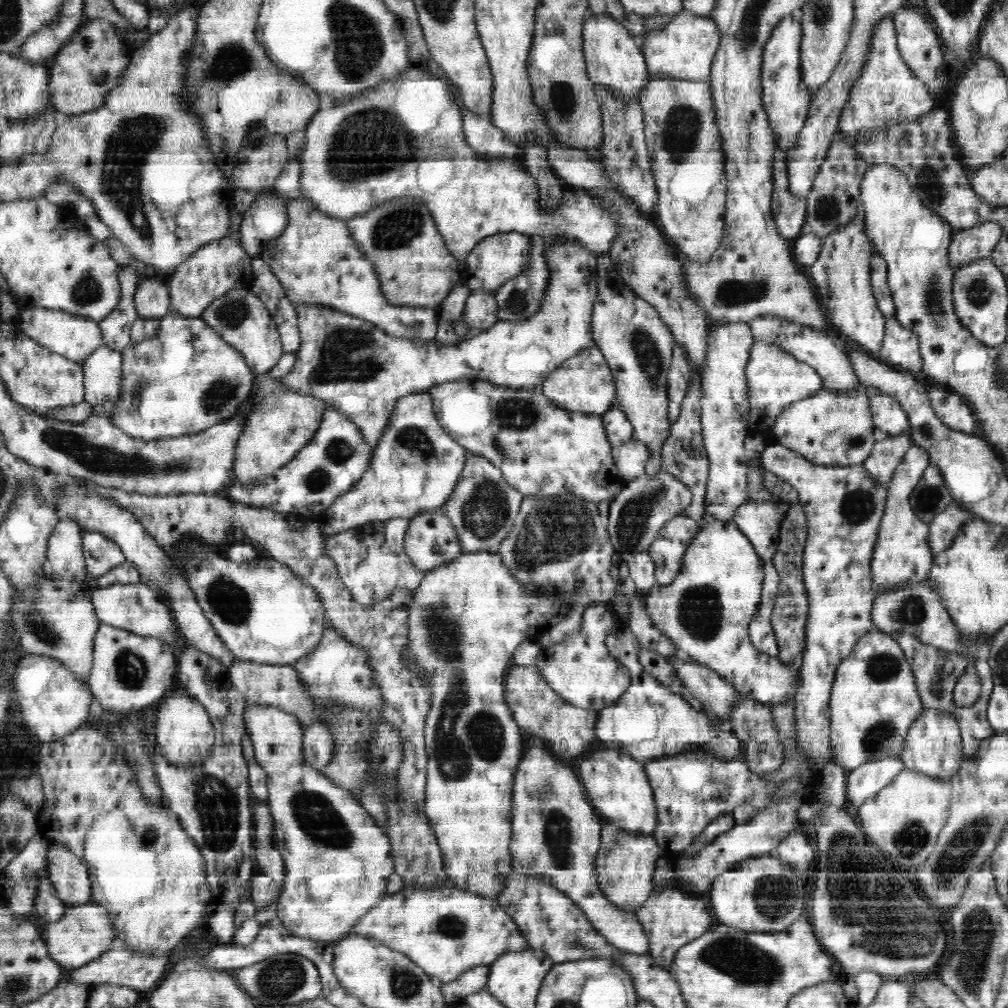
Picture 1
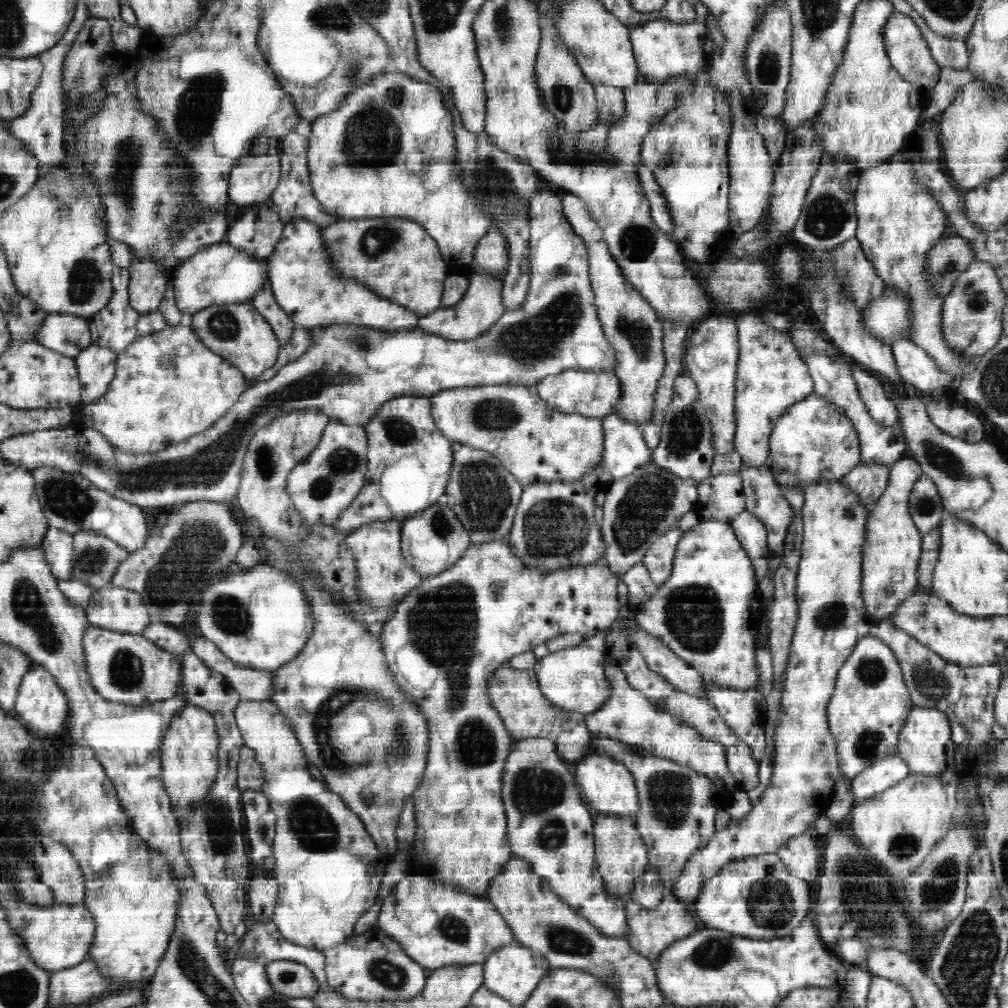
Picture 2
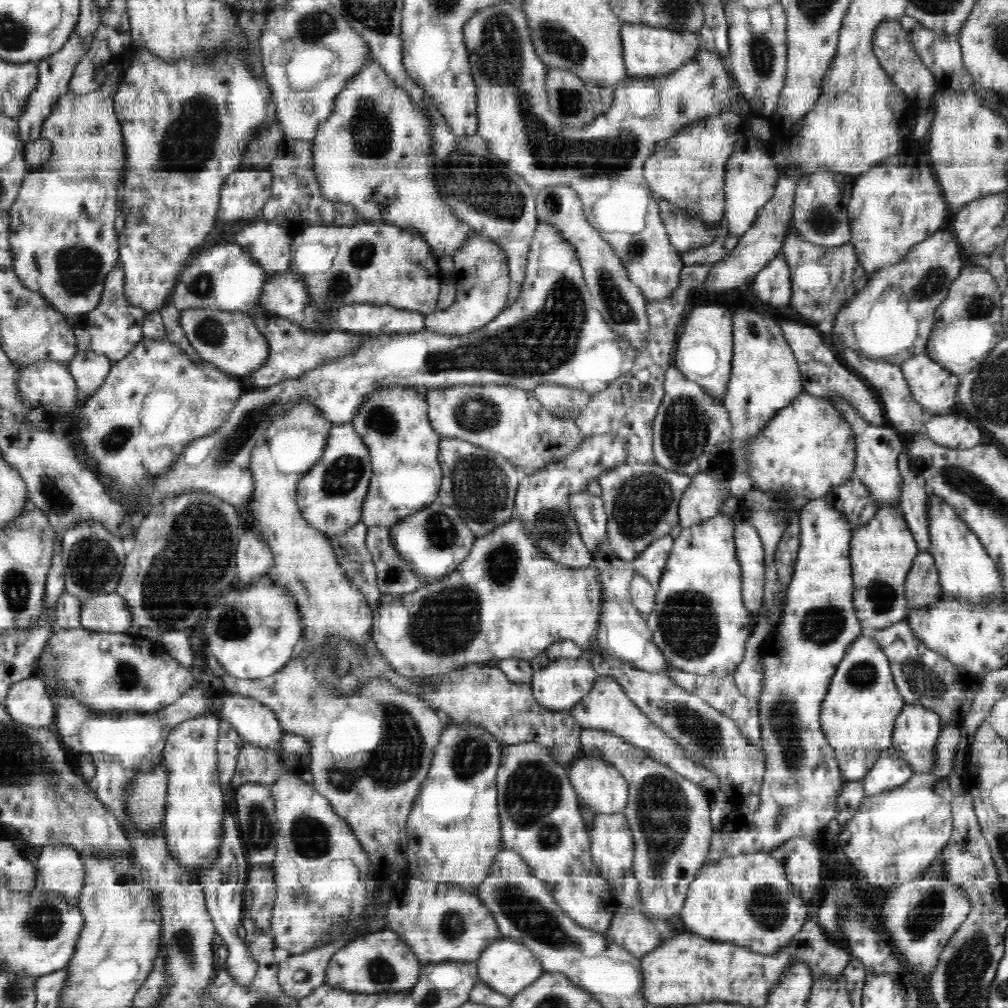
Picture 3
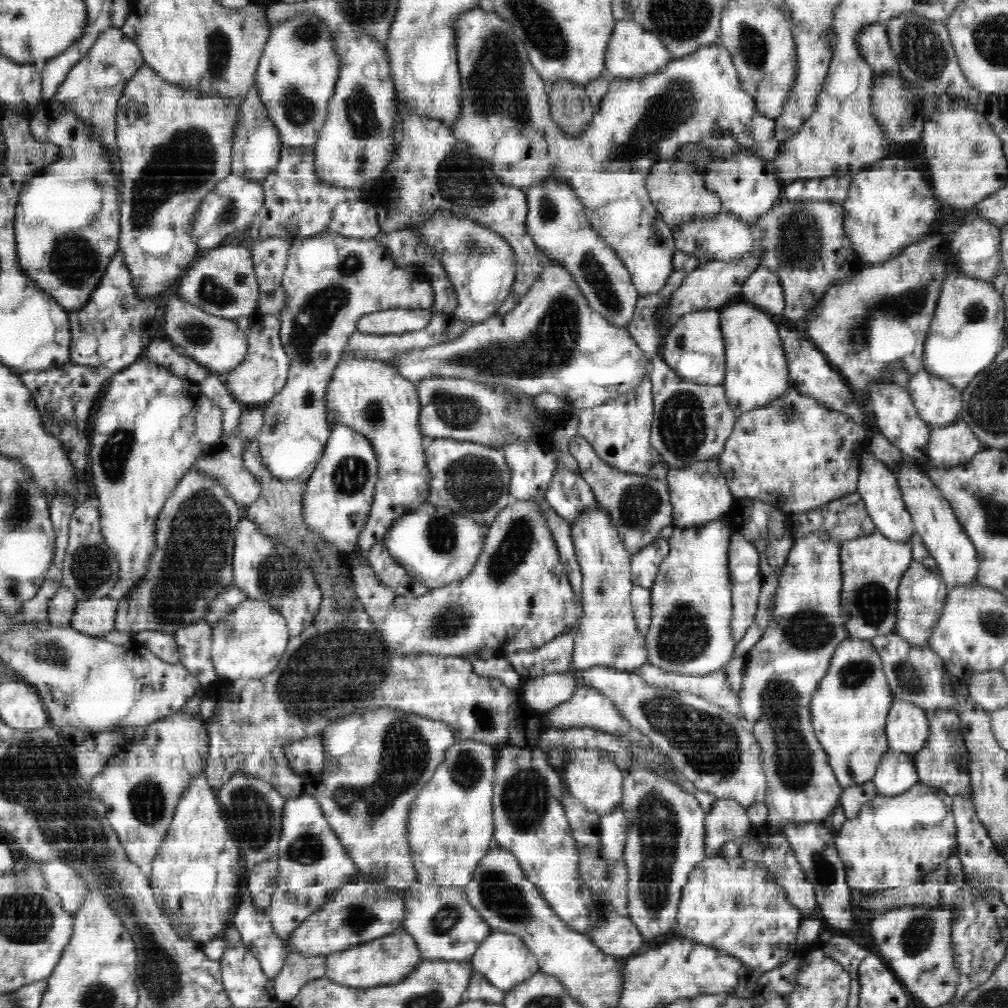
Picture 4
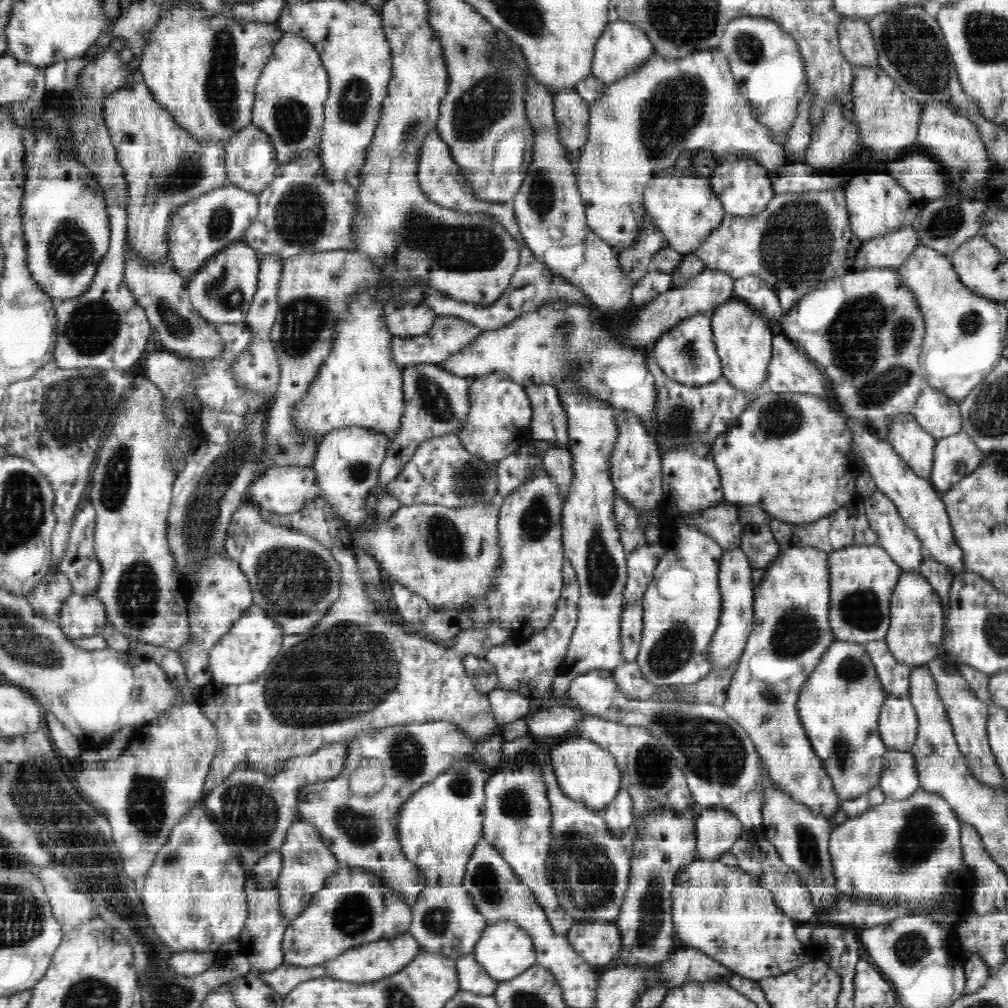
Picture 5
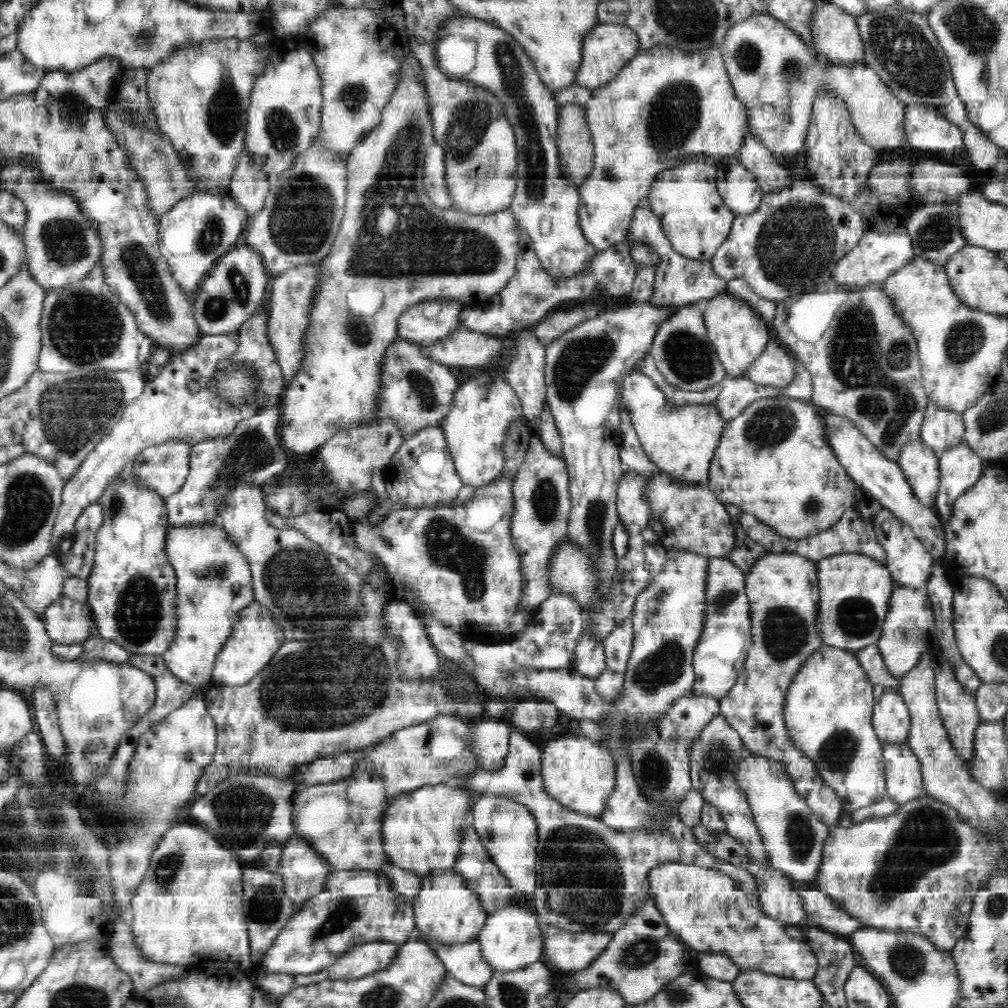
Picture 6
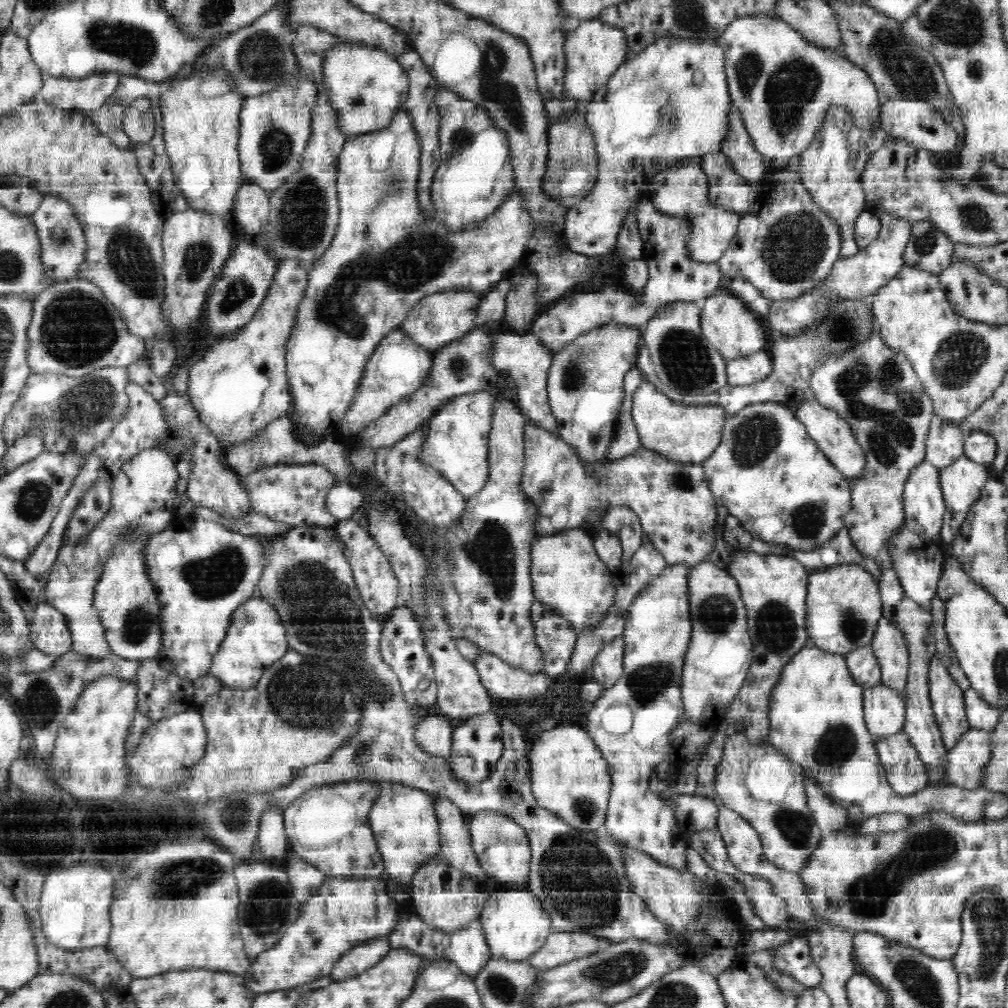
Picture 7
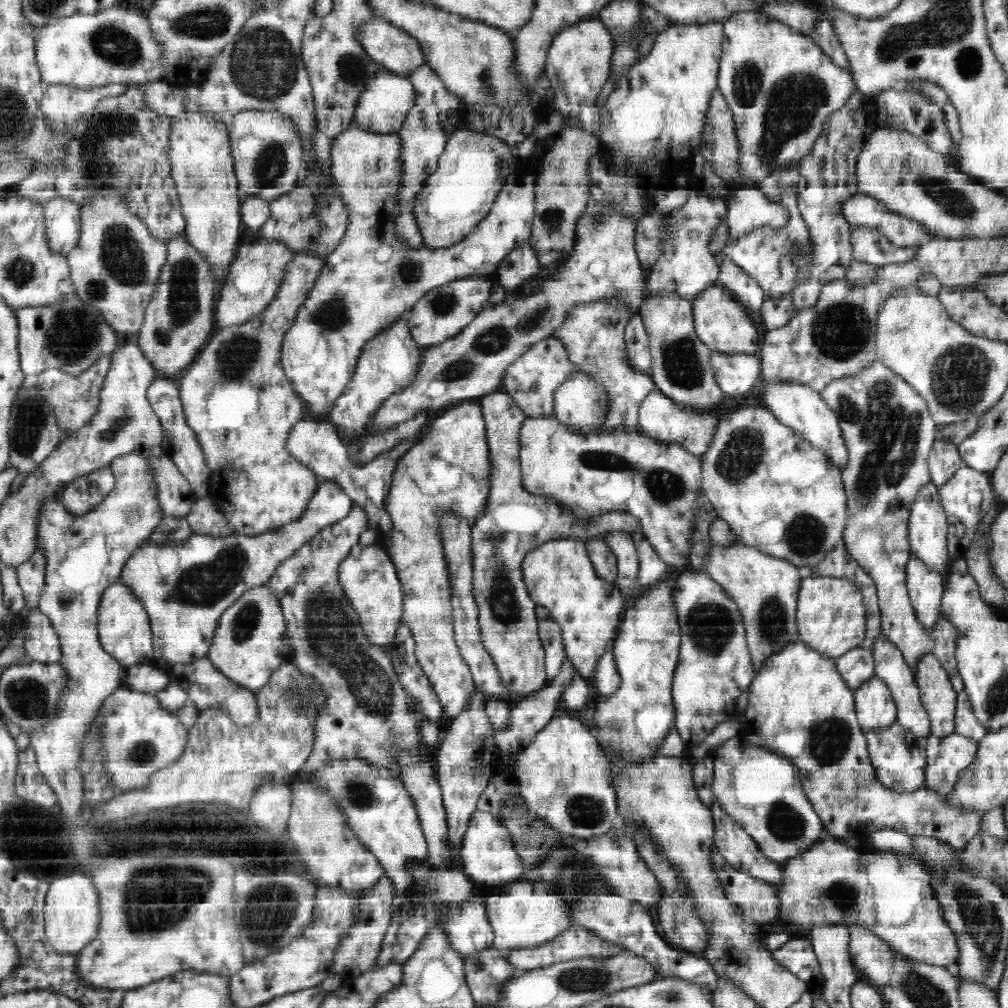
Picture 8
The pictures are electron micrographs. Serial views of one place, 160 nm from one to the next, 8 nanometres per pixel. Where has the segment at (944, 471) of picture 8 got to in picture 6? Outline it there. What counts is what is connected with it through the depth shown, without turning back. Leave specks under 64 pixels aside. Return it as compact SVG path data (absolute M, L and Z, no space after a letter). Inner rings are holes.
M929 401L921 426L921 440L937 454L963 441L963 415L953 410L942 410Z

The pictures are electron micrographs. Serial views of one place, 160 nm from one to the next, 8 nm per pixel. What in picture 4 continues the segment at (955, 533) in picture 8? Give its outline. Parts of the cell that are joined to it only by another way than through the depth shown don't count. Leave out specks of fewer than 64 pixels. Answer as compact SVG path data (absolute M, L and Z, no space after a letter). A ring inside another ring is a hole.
M956 420L931 430L926 457L936 468L954 468L956 464L966 464L983 447L968 424Z

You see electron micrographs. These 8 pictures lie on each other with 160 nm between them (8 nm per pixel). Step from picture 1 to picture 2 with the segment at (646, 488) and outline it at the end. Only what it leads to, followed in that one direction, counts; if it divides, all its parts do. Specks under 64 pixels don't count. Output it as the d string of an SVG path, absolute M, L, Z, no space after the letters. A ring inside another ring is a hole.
M654 462L643 464L634 472L613 480L605 488L601 532L607 545L605 559L617 575L630 570L644 558L651 544L664 535L686 514L697 508L698 484L681 479Z

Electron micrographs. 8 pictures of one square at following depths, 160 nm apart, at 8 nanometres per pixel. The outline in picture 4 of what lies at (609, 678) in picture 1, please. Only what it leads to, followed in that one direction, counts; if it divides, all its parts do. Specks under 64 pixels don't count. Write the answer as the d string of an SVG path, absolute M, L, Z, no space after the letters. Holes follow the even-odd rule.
M552 672L525 680L521 691L535 711L545 712L570 700L580 684L580 676L576 672Z

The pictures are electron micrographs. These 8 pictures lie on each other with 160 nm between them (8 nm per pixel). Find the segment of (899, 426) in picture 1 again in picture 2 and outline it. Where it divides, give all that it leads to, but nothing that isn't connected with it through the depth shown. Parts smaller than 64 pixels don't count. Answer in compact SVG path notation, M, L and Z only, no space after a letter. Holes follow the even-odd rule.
M853 365L851 375L856 380L860 399L867 406L870 416L885 428L891 428L899 424L899 412L897 405L888 396L884 383L878 376L871 374L863 368Z

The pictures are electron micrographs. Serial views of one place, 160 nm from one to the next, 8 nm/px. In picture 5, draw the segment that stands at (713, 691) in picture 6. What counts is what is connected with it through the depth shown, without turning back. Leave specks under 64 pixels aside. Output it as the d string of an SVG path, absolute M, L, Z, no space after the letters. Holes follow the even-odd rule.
M741 547L723 552L719 564L719 591L722 596L721 613L715 634L712 635L710 651L711 670L722 670L736 664L742 656L755 621L755 581L753 568Z

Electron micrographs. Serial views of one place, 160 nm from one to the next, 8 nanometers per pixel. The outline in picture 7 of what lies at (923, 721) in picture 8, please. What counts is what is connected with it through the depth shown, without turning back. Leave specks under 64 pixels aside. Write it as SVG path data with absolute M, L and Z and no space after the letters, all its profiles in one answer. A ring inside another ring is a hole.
M882 617L870 645L881 668L881 682L895 688L905 699L909 654L901 628L886 617Z

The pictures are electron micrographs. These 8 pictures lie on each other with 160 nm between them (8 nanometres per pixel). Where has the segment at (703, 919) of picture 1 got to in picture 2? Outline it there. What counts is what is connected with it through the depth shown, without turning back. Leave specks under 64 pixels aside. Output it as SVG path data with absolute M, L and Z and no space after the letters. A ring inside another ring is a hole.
M674 894L664 896L651 909L647 909L640 903L628 899L625 903L625 912L627 913L627 925L629 928L625 939L636 952L647 957L654 965L657 964L657 960L662 955L662 952L666 951L672 943L690 936L698 930L694 916L688 912L688 908L682 902L678 902L678 898Z

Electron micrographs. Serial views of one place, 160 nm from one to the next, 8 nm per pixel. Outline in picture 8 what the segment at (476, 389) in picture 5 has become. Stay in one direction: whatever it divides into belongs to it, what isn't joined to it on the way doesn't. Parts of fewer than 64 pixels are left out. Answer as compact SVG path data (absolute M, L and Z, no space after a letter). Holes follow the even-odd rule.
M465 401L430 419L428 429L421 435L419 442L398 459L385 500L385 509L390 515L392 524L389 540L385 539L385 546L389 559L395 564L404 593L401 622L413 634L419 665L438 695L445 717L453 719L470 706L471 696L475 694L476 686L473 674L456 644L452 593L447 576L448 563L445 562L440 536L440 512L451 509L451 512L456 512L459 516L470 520L470 518L478 518L488 504L492 461L490 461L486 425L480 405L479 402Z

